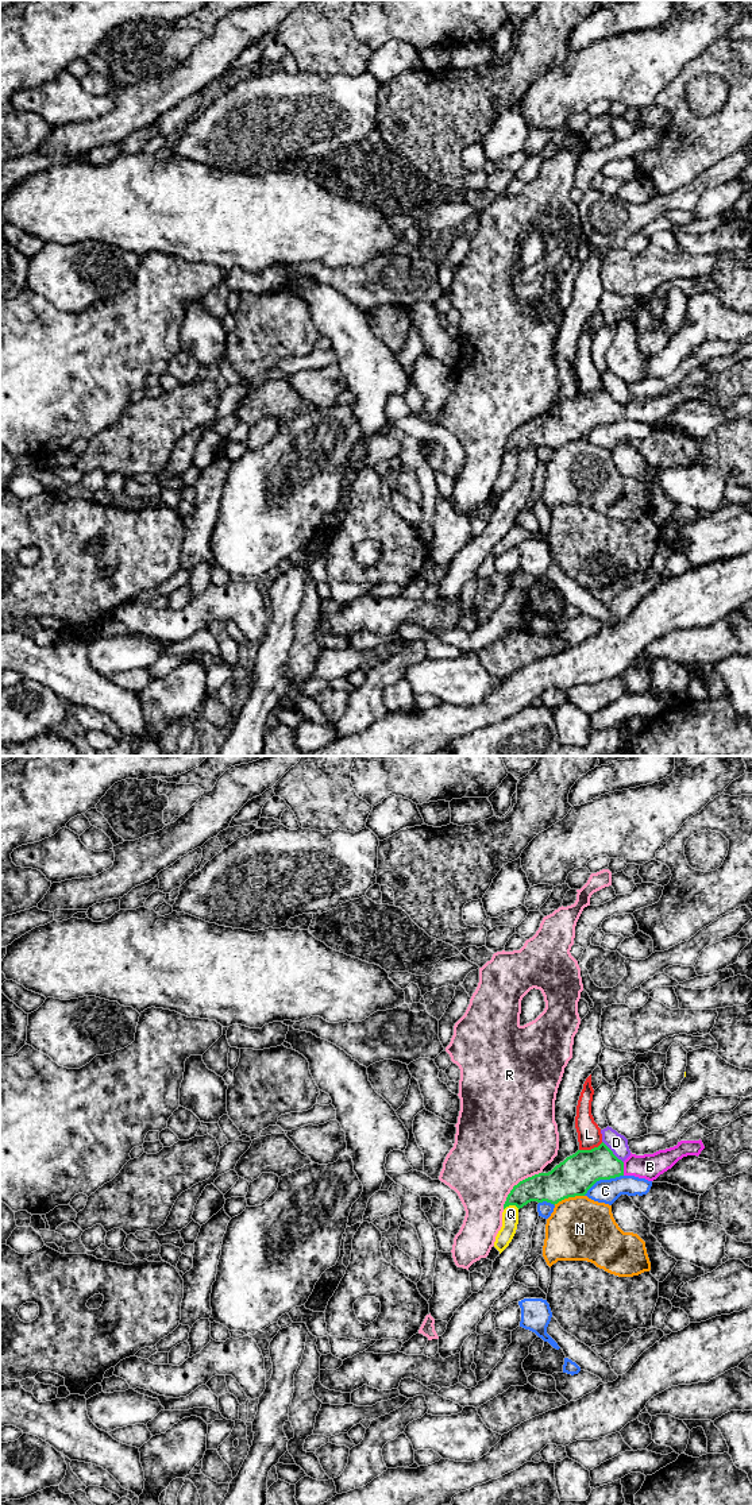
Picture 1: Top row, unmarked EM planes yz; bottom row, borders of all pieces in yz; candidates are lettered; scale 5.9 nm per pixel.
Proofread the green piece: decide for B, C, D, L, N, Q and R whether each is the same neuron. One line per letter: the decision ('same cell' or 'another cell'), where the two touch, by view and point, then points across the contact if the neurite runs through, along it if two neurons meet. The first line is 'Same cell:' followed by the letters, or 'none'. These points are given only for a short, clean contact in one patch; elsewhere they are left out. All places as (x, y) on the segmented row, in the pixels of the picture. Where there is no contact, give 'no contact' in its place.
Same cell: B
B: same cell; contact yz (623, 1169); way yz (581, 1170), (623, 1169), (650, 1166)
C: another cell; contact yz (602, 1179)
D: another cell; contact yz (612, 1152)
L: another cell; contact yz (592, 1149); border yz (602, 1142), (590, 1149), (579, 1150)
N: another cell; contact yz (569, 1196); border yz (583, 1195), (565, 1197), (554, 1204)
Q: another cell; contact yz (511, 1204); border yz (519, 1208), (508, 1206), (504, 1210)
R: another cell; contact yz (517, 1184)

